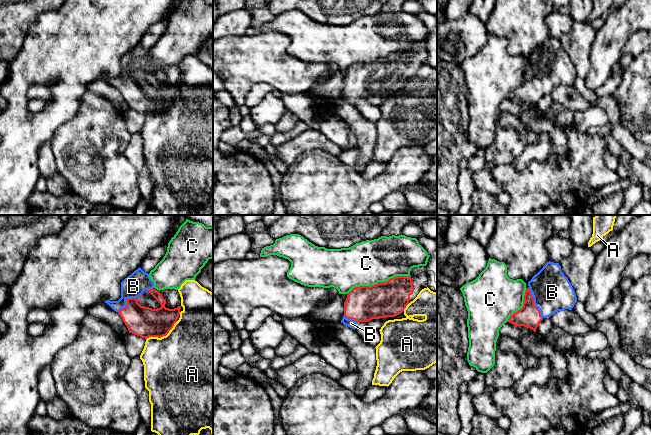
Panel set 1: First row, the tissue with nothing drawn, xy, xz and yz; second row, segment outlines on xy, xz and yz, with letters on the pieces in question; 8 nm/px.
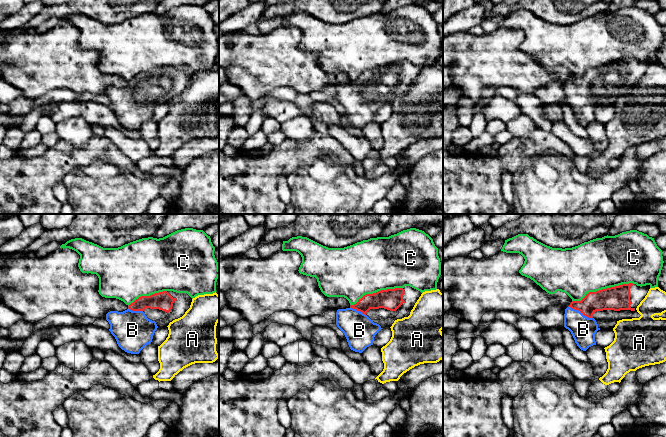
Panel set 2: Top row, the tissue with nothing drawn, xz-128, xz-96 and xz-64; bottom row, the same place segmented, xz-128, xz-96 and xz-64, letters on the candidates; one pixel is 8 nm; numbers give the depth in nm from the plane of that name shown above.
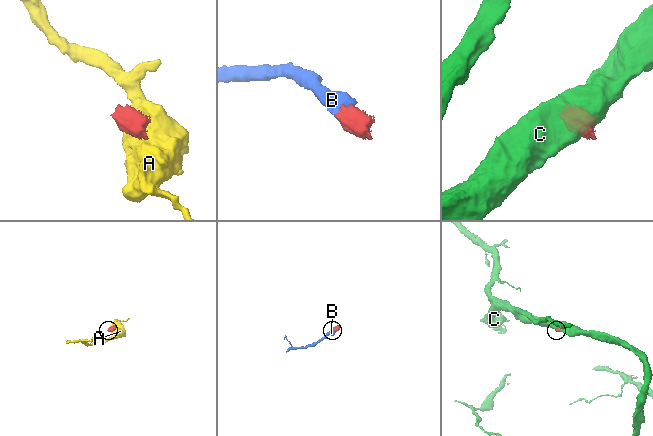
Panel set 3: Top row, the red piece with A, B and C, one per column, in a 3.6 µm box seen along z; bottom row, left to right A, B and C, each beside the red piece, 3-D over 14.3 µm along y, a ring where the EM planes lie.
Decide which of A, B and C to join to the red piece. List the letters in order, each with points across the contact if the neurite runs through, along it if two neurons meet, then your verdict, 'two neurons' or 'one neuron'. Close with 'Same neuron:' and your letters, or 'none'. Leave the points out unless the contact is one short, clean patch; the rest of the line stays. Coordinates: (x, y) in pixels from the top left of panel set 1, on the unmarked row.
A: two neurons
B: across yz (529, 92), (533, 87), (533, 78), (552, 68) | one neuron
C: two neurons
Same neuron: B

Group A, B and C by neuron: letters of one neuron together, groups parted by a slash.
A / B / C

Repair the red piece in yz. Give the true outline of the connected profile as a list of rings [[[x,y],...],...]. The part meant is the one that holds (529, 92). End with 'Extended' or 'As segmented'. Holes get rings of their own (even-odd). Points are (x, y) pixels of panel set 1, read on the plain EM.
[[[547,38],[528,58],[523,83],[513,89],[508,98],[536,108],[540,98],[553,89],[572,86],[577,73],[559,39]]]. Extended

